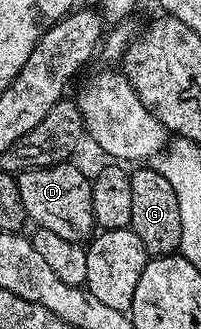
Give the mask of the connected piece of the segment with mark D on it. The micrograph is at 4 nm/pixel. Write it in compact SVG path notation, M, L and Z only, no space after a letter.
M74 162L53 164L47 168L33 168L16 176L20 190L20 202L26 211L27 221L43 232L55 232L60 238L86 242L95 235L92 210L92 180L85 176Z

